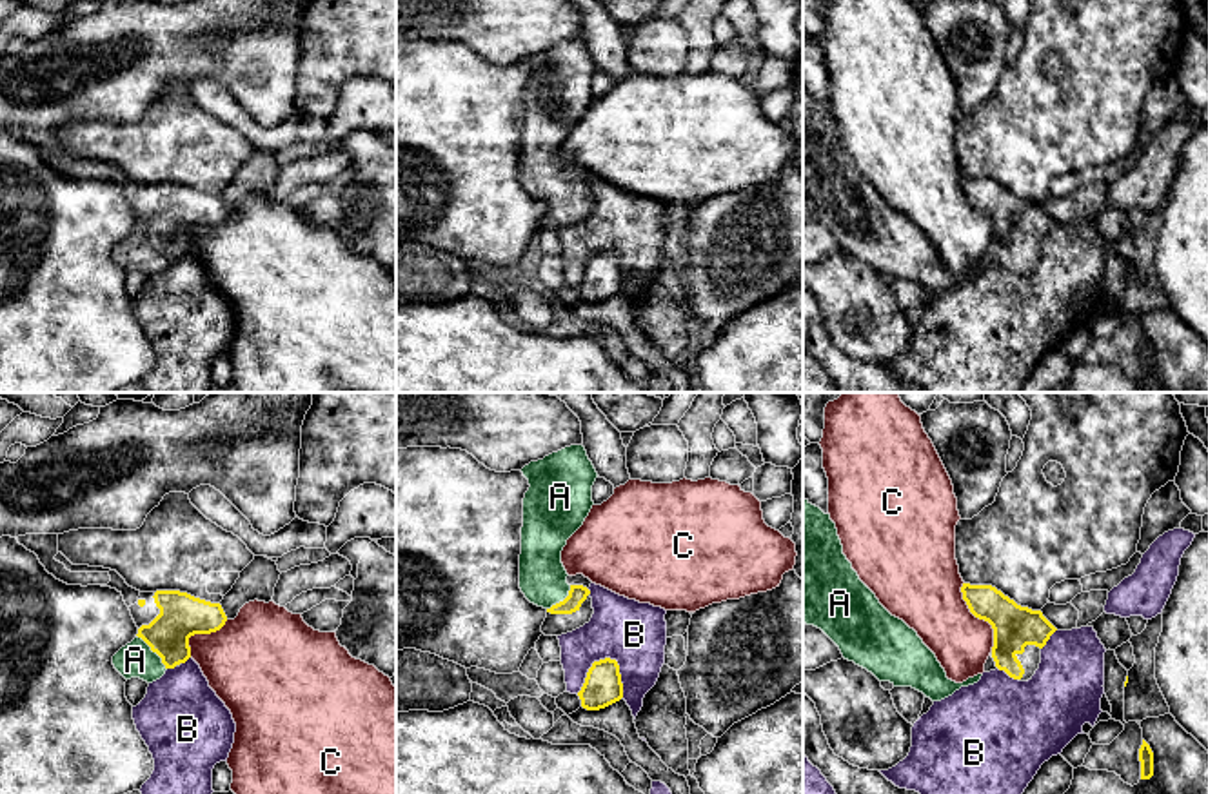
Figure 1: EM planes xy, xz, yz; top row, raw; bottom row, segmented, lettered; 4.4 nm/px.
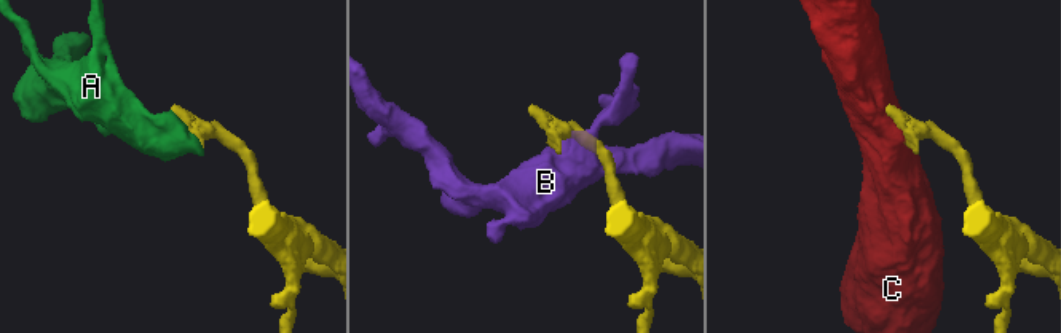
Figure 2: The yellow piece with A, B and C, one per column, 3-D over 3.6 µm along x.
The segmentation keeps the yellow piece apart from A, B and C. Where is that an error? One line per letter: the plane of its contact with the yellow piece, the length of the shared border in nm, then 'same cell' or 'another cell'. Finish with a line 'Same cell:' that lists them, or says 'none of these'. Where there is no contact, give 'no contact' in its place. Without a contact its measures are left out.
A: meets yellow in xy; contact 200 nm long; same cell
B: meets yellow in xz; contact 240 nm long; another cell
C: meets yellow in yz; contact 340 nm long; another cell
Same cell: A

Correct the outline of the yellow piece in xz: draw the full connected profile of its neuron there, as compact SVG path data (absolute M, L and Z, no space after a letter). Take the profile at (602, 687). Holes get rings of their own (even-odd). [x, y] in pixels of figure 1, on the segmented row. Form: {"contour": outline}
{"contour": "M610 658L594 661L578 696L587 710L599 710L619 701L623 683L618 661Z"}

